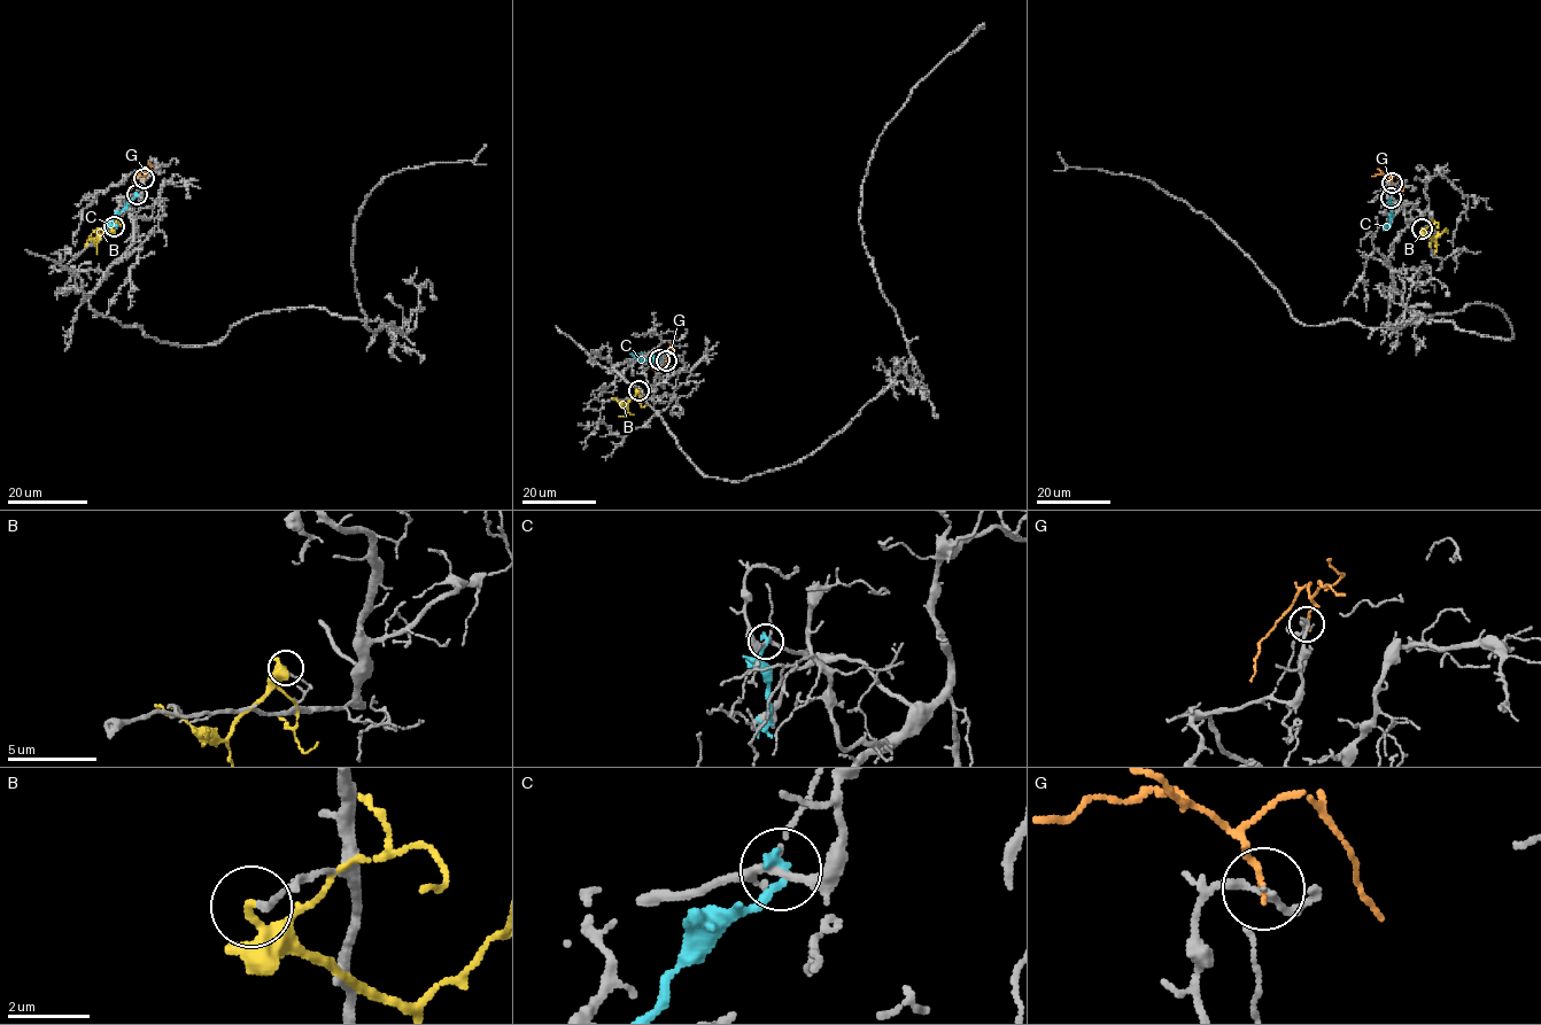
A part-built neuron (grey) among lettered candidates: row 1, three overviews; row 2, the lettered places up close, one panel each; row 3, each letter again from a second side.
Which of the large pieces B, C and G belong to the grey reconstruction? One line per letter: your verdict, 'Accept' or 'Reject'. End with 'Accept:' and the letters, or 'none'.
B: Reject
C: Reject
G: Reject
Accept: none

